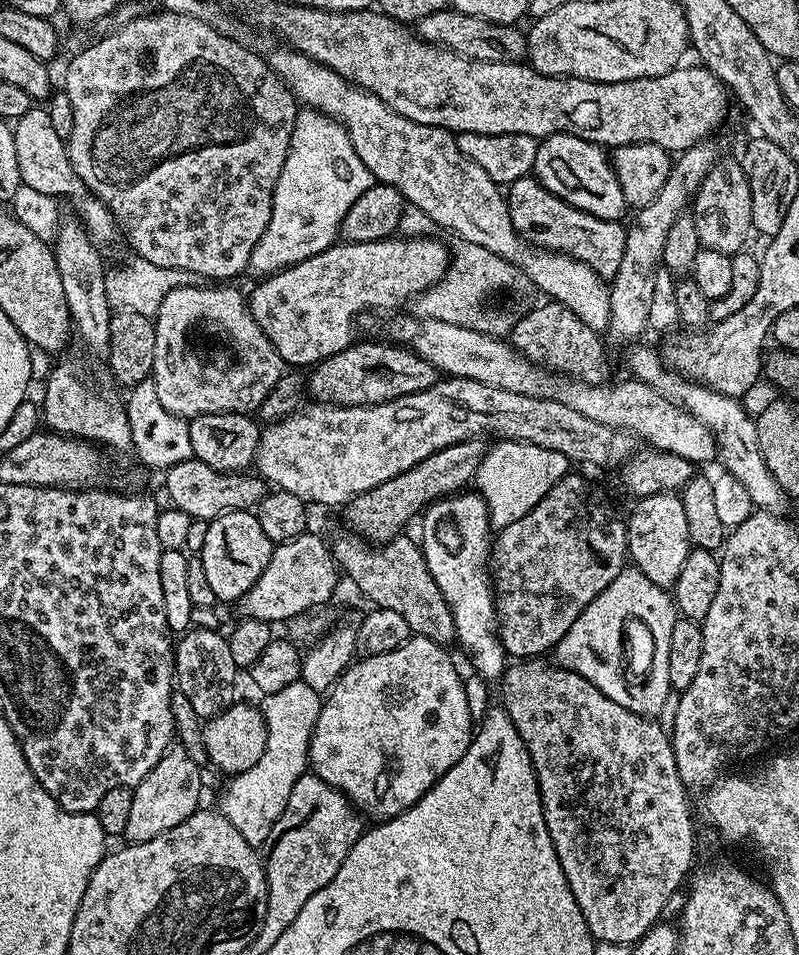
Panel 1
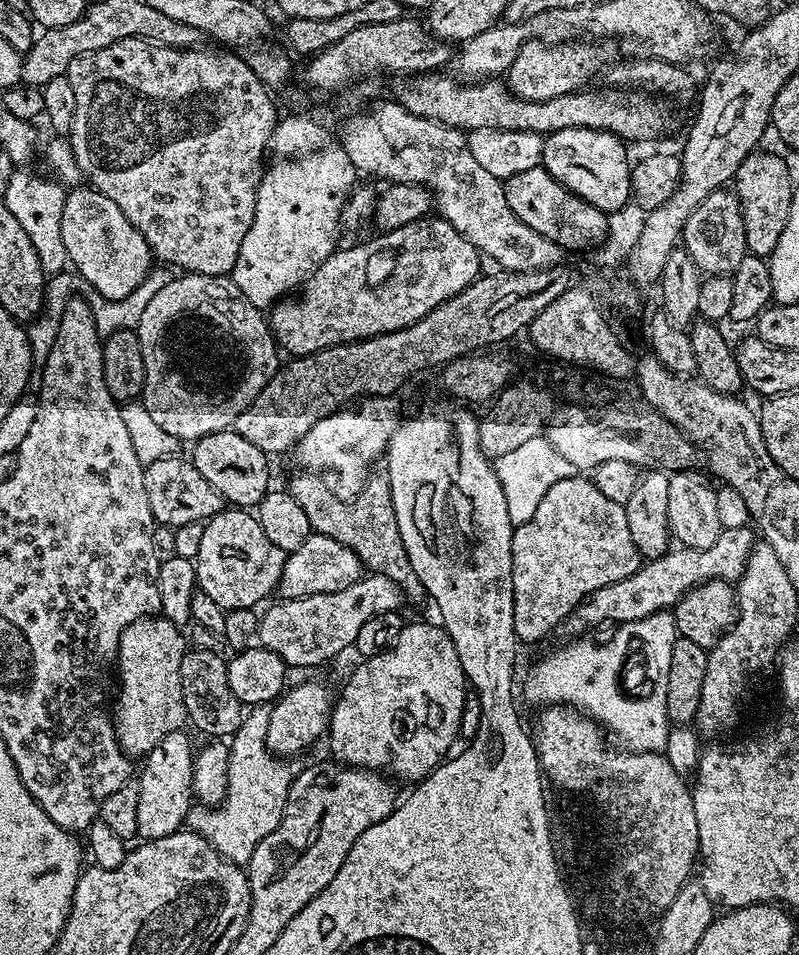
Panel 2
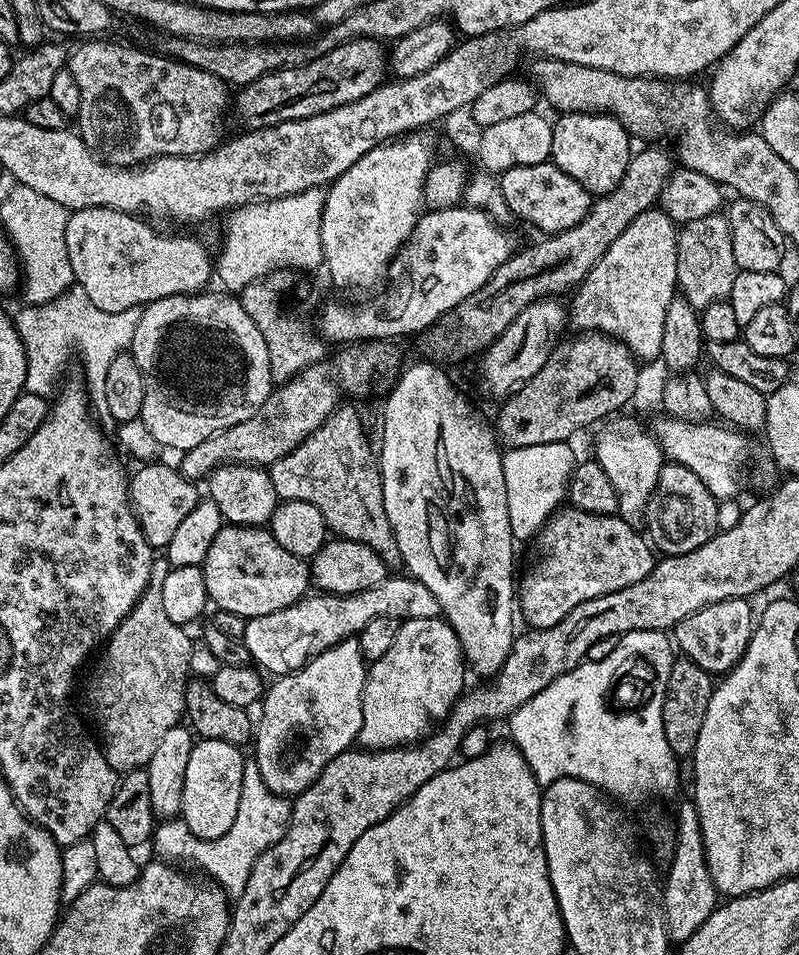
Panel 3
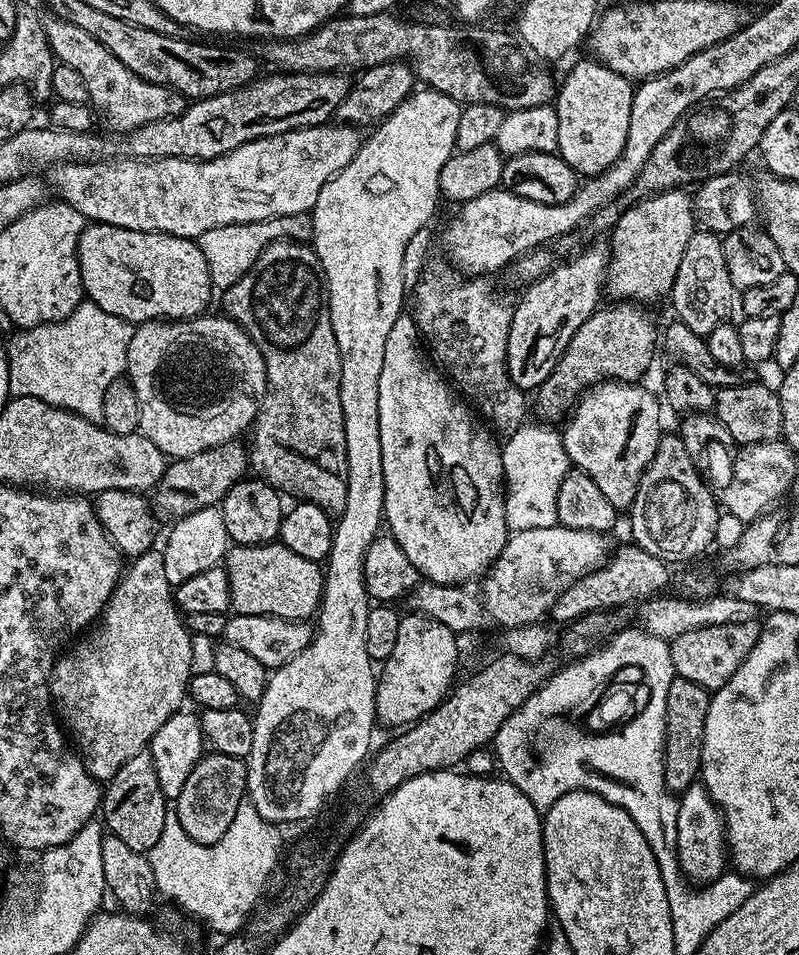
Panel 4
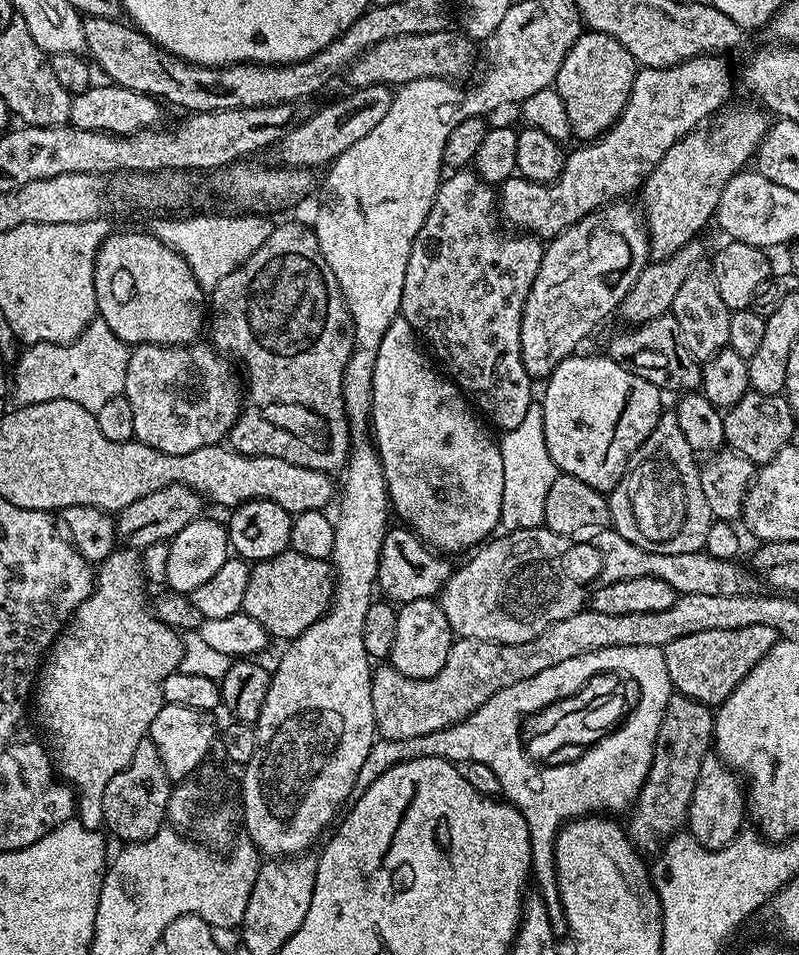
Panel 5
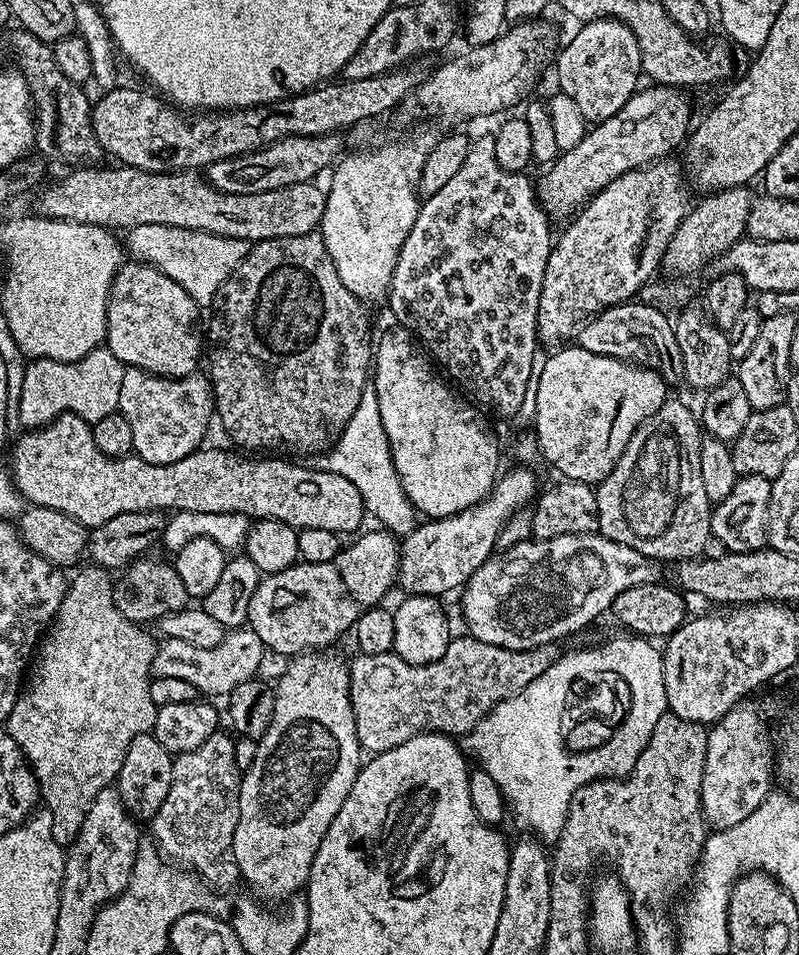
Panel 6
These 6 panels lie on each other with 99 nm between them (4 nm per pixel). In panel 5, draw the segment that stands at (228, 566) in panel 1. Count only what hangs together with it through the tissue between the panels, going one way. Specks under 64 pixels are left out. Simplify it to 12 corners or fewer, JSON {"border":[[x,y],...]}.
{"border":[[328,560],[251,565],[242,611],[283,642],[332,602]]}

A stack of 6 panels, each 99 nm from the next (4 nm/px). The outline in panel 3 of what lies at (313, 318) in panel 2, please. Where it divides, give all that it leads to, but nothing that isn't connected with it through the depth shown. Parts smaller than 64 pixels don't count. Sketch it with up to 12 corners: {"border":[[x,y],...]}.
{"border":[[480,208],[425,211],[377,304],[328,304],[336,346],[427,333],[511,238]]}

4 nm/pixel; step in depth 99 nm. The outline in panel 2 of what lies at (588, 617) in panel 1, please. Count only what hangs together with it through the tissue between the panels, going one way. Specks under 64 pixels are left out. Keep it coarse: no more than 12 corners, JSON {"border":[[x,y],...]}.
{"border":[[626,622],[538,661],[524,696],[591,716],[640,752],[640,704],[616,692]]}

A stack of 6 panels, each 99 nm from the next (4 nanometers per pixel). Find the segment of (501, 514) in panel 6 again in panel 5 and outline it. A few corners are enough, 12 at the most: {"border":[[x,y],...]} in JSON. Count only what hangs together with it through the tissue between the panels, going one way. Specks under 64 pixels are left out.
{"border":[[407,526],[389,527],[376,575],[399,606],[433,599],[454,571]]}

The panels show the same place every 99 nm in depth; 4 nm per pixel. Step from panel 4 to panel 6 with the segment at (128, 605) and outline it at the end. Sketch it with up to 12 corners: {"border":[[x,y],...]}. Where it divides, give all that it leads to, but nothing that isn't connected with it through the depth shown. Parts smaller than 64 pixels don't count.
{"border":[[81,567],[8,715],[52,817],[151,732],[157,641]]}

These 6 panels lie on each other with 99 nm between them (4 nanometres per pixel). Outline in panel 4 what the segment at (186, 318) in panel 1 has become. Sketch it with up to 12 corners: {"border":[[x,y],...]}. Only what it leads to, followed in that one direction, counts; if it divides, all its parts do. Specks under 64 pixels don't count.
{"border":[[227,314],[147,320],[126,379],[168,458],[251,429],[262,354]]}

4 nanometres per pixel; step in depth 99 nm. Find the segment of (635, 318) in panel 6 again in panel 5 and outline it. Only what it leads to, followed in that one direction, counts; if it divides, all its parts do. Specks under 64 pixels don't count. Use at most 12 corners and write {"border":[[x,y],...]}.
{"border":[[672,315],[616,332],[606,354],[665,393],[690,393],[702,368]]}

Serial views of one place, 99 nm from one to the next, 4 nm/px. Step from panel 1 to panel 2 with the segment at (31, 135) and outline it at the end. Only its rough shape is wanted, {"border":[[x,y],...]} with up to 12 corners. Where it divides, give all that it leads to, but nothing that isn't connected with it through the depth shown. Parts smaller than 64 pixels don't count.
{"border":[[73,187],[62,210],[69,265],[97,292],[138,290],[154,257],[106,194]]}

